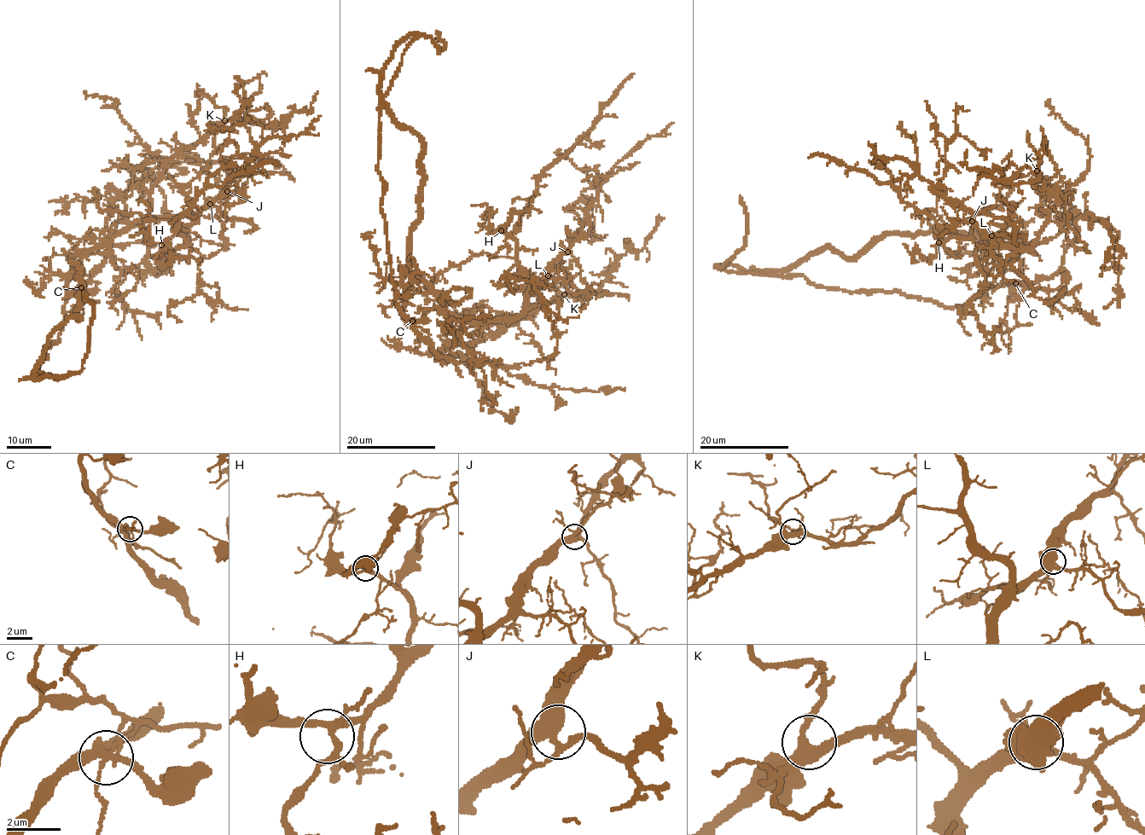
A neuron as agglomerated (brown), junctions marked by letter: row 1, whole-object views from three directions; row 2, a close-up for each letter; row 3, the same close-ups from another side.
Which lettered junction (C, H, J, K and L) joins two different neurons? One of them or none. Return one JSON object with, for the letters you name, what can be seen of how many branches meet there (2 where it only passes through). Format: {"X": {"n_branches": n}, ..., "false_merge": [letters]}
{"false_merge": []}

